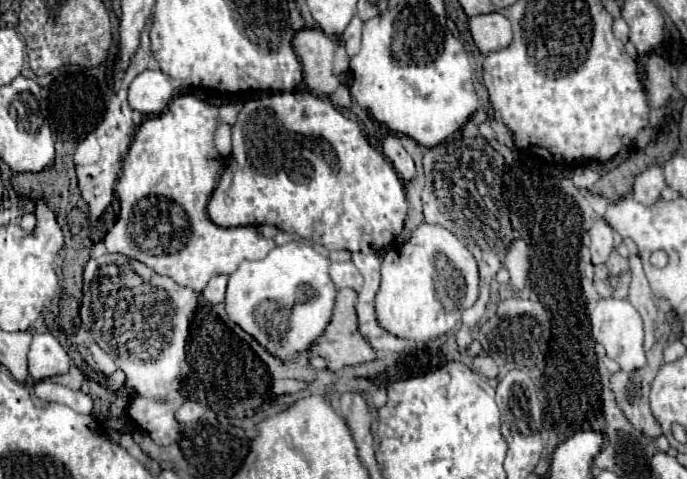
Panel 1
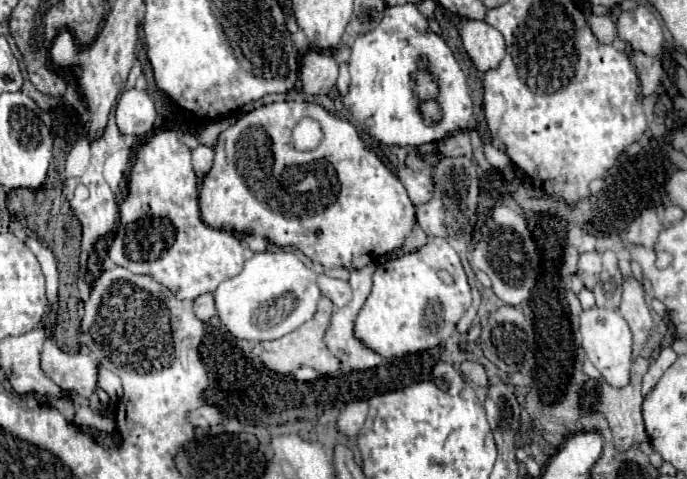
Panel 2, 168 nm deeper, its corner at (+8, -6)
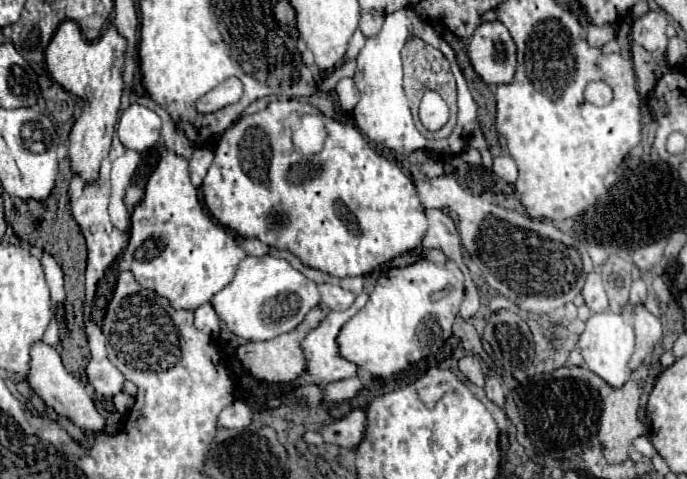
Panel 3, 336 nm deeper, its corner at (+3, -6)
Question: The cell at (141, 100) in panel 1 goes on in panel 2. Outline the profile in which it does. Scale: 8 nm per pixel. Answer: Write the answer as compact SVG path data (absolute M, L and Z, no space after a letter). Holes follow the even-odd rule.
M128 89L120 95L116 105L116 125L122 135L142 137L152 131L154 119L156 107L146 91Z

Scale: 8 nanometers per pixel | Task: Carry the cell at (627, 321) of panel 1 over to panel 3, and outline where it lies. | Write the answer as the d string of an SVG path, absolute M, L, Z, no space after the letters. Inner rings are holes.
M603 311L603 313L593 313L587 319L587 327L583 335L579 337L579 349L585 357L585 365L597 373L601 379L605 379L611 387L623 387L631 375L629 369L629 359L633 355L633 345L635 345L635 335L633 327L623 315L613 313L613 311Z

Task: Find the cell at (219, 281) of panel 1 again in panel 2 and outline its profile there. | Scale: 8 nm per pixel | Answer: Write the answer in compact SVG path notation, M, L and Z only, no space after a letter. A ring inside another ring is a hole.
M206 293L206 295L200 295L194 299L194 313L202 323L208 323L216 315L212 293Z

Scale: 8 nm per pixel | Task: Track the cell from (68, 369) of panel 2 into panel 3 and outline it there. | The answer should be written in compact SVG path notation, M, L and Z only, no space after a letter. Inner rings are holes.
M91 359L85 373L87 373L87 383L93 387L95 395L99 397L117 395L125 383L125 377L121 375L121 371L117 371L117 367L109 359L101 361Z

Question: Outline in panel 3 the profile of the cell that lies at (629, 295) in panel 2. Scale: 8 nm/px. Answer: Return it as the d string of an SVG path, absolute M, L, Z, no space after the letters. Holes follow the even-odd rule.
M635 305L633 309L633 321L635 321L635 335L637 335L637 351L631 361L631 365L639 365L643 359L647 359L653 351L653 347L661 341L663 325L661 319L647 311L645 305Z

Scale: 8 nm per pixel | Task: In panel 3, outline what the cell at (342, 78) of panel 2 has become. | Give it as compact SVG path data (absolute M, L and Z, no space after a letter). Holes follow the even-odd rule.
M353 79L339 81L337 87L335 87L335 91L337 91L339 103L341 103L341 107L343 107L345 111L351 111L351 109L357 105L357 101L359 101L359 91L357 91Z

